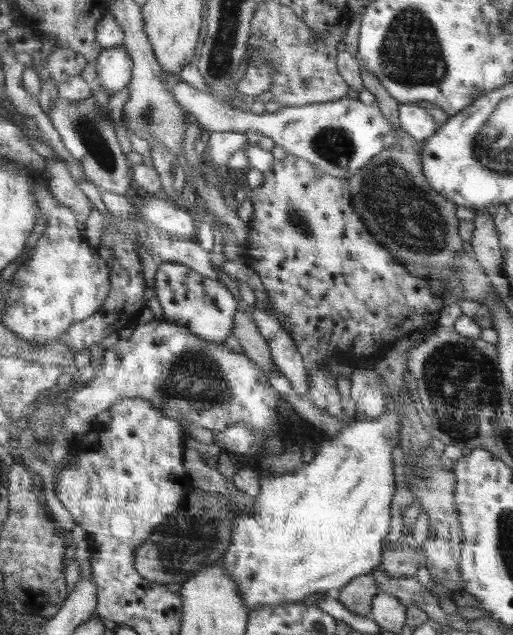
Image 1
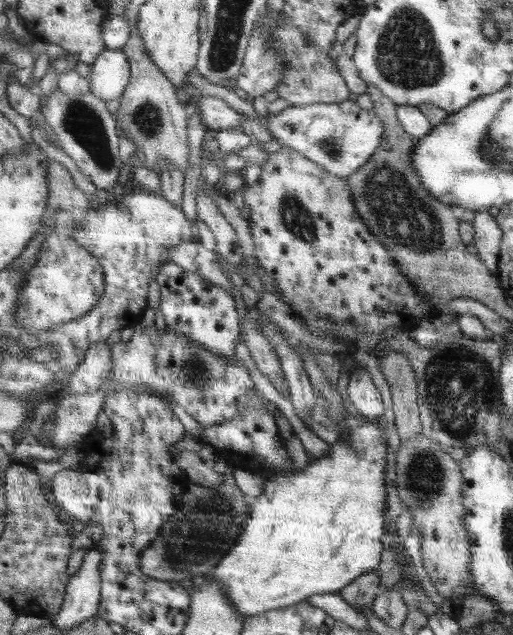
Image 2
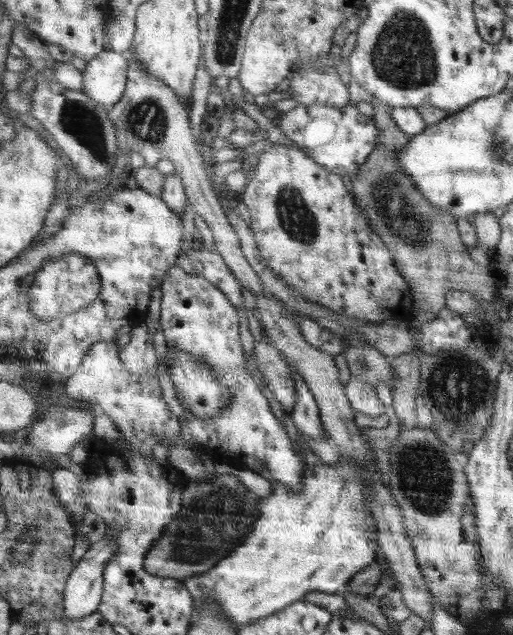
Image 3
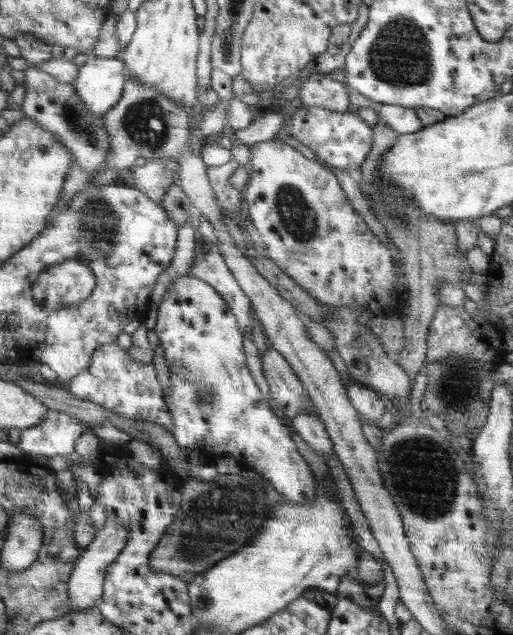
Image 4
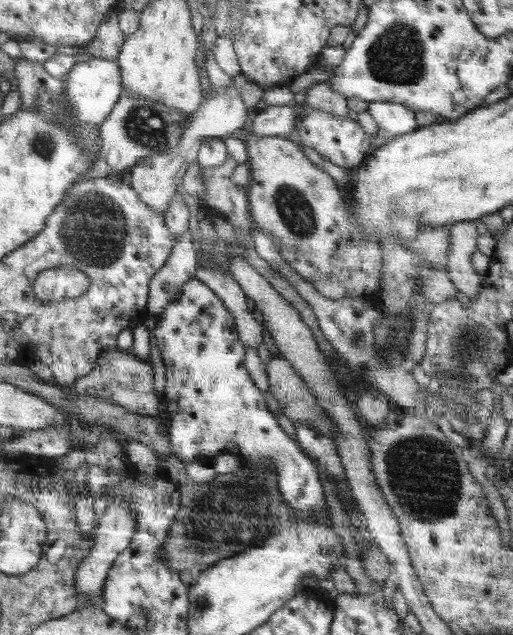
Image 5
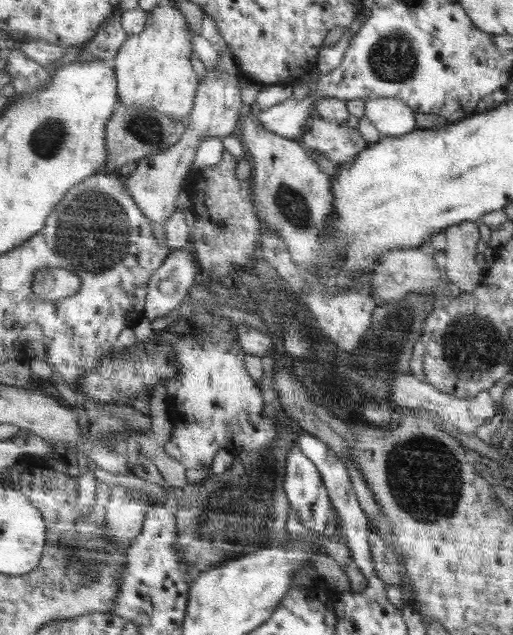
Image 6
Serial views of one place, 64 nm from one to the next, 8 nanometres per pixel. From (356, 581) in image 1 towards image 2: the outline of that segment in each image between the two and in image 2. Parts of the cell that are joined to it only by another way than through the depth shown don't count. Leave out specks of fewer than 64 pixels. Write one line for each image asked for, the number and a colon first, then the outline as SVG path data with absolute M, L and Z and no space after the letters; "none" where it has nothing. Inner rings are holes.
2: M371 568L357 580L351 580L351 584L347 584L347 588L343 588L339 594L353 610L357 610L359 606L371 606L375 596L379 594L379 588L381 586L379 586L377 568Z

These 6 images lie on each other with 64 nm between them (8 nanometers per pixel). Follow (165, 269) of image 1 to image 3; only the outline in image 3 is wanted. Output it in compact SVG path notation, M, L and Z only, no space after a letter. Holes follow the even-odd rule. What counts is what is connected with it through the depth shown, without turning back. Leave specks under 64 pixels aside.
M175 266L167 272L163 284L159 286L163 292L161 298L161 330L167 340L167 346L177 352L189 352L201 364L205 362L219 384L229 388L231 406L223 410L217 418L199 418L185 404L181 404L187 416L187 422L181 422L179 442L189 442L193 446L225 450L233 454L247 454L249 460L255 458L251 466L253 472L261 474L269 482L287 484L295 492L303 492L303 480L307 468L303 460L295 454L289 436L281 428L277 416L269 408L269 400L259 390L259 384L249 376L245 366L245 346L239 336L239 314L233 300L227 292L219 290L205 276L189 274L181 266Z

